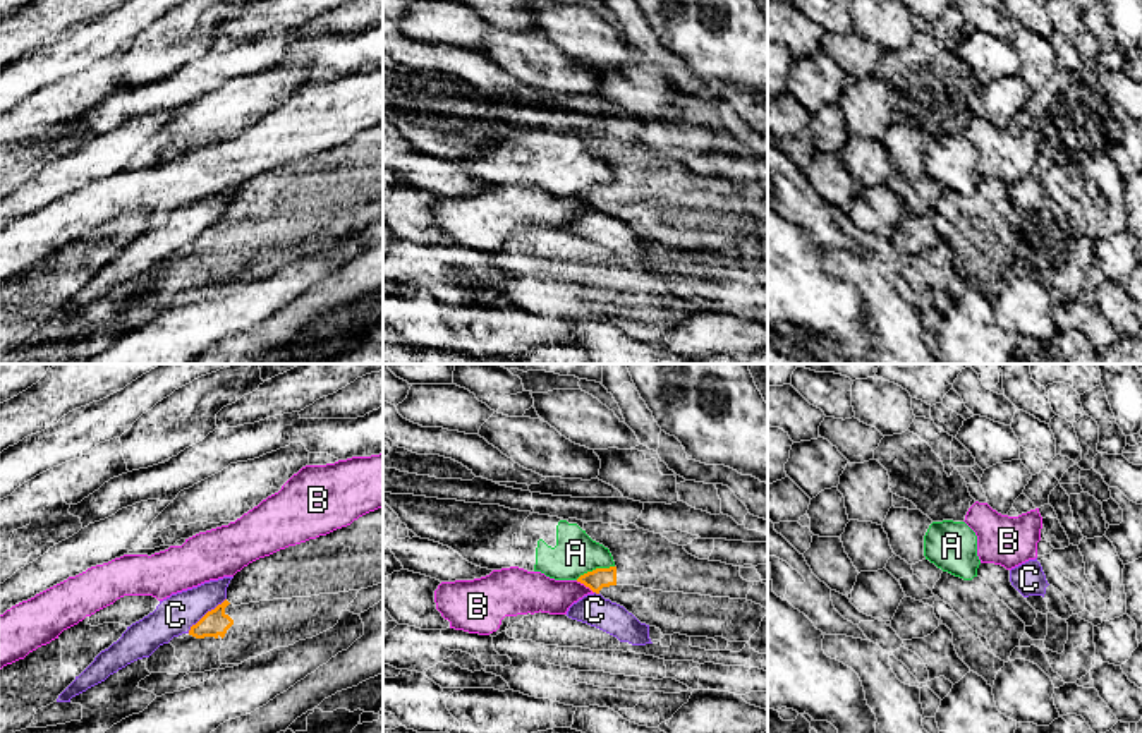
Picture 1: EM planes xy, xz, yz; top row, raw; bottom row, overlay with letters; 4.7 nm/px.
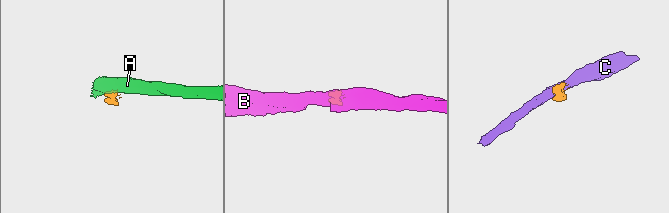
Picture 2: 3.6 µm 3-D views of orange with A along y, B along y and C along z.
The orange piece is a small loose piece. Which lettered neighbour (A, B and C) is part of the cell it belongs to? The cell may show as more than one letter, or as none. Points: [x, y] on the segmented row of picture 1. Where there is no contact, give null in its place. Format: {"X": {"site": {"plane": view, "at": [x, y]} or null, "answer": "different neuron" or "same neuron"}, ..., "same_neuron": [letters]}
{"A": {"site": {"plane": "xz", "at": [596, 569]}, "answer": "different neuron"}, "B": {"site": {"plane": "xz", "at": [584, 584]}, "answer": "different neuron"}, "C": {"site": {"plane": "xy", "at": [206, 613]}, "answer": "different neuron"}, "same_neuron": []}

